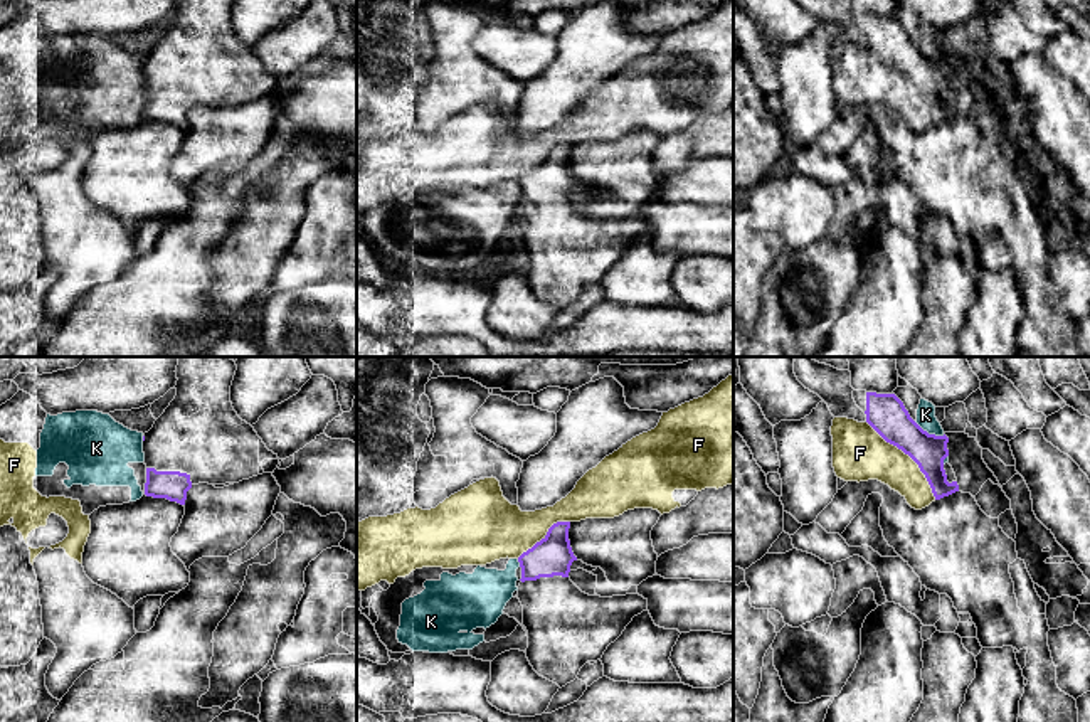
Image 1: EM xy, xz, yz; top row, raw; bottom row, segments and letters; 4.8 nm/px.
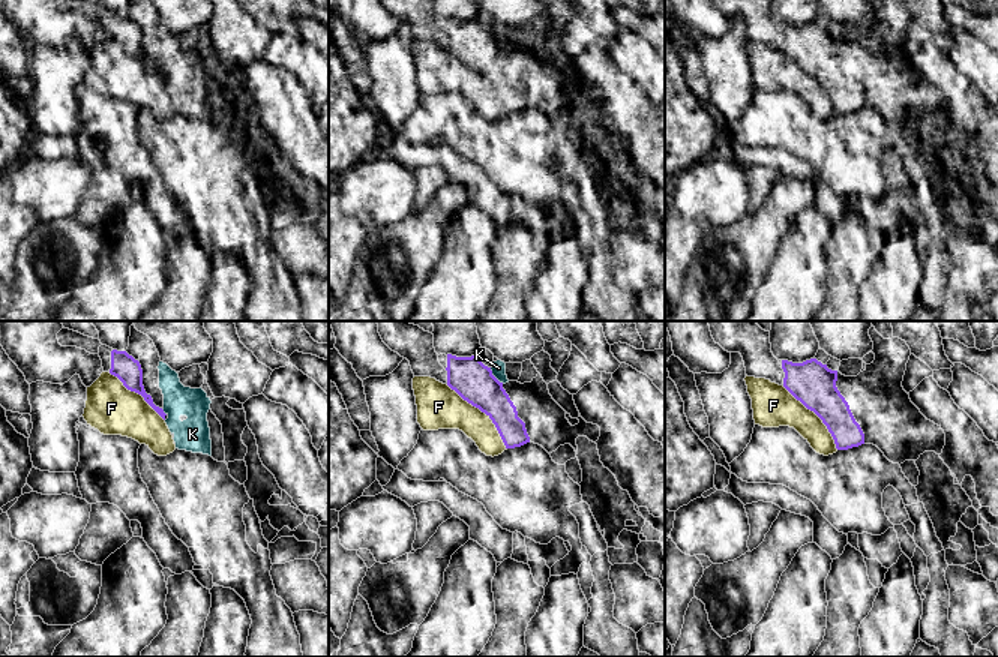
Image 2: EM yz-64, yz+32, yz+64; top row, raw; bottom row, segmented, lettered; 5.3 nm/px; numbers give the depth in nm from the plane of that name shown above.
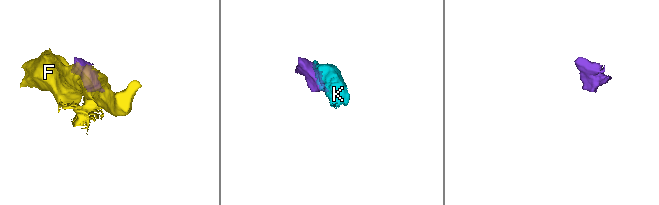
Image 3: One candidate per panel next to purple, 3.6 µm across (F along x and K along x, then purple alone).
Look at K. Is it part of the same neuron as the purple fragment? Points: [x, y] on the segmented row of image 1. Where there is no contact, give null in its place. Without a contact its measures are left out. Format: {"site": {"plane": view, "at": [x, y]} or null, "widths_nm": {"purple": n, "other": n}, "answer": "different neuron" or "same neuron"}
{"site": {"plane": "yz", "at": [927, 433]}, "widths_nm": {"purple": 190, "other": 100}, "answer": "different neuron"}

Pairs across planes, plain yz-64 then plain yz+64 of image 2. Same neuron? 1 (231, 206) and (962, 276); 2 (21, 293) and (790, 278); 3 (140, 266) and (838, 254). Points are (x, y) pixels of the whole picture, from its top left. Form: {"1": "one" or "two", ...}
{"1": "two", "2": "two", "3": "two"}

